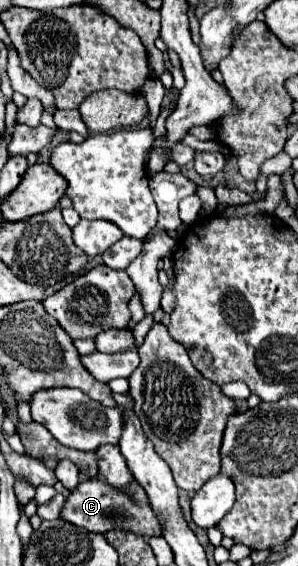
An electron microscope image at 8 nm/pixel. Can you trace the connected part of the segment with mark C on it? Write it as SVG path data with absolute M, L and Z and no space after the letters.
M95 477L87 479L67 495L65 505L61 509L61 519L93 533L107 533L111 529L121 529L143 535L147 539L161 537L161 525L157 521L157 515L149 507L145 491L137 485L137 481L133 481L133 489L137 489L137 493L133 493L133 497L125 497L125 493L117 493L117 489L109 489L109 485L105 485L101 479Z

